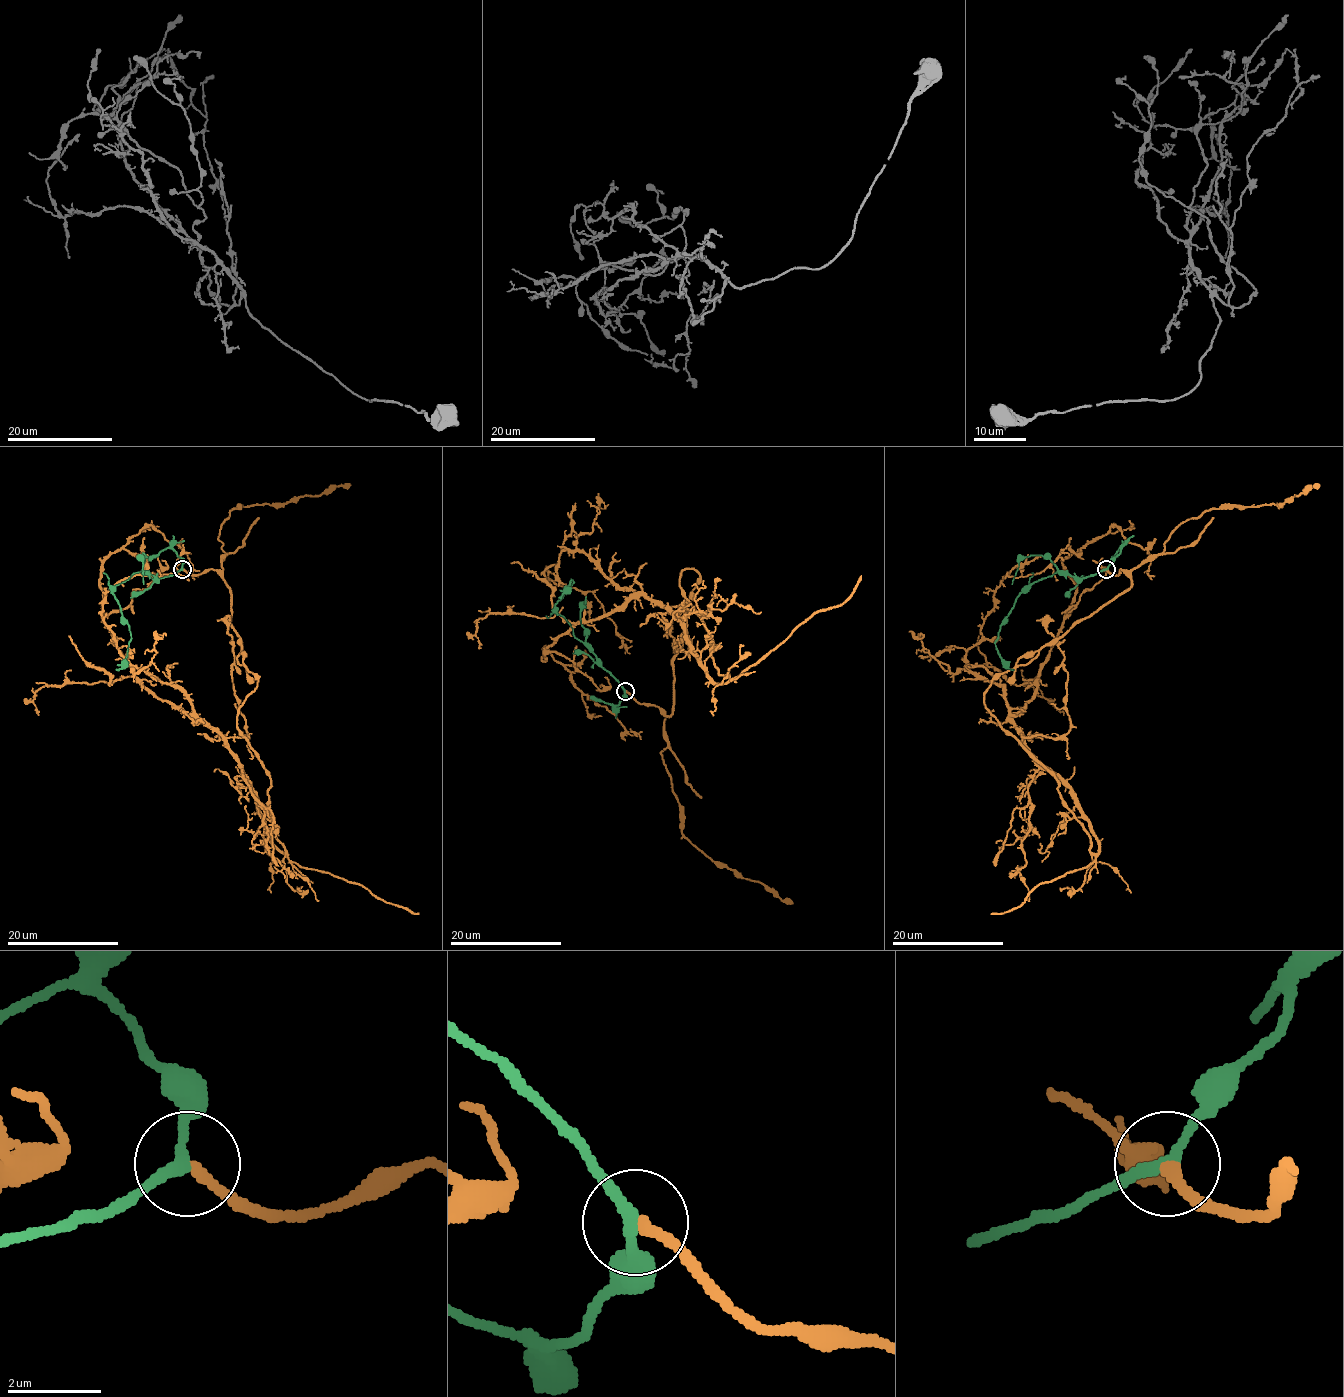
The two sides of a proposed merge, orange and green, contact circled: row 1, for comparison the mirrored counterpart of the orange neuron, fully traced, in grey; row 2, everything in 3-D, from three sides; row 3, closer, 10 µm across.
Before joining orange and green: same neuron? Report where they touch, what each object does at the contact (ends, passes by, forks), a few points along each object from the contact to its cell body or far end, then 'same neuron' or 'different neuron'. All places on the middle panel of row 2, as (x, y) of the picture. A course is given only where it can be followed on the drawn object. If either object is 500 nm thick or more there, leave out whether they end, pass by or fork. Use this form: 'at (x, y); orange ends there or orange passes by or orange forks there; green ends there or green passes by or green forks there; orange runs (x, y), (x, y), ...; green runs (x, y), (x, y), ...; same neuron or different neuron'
at (625, 691); orange ends there; green passes by; orange runs (625, 691), (671, 713), (692, 569), (681, 594), (724, 683), (643, 595), (542, 655), (641, 739); green runs (625, 691), (574, 636), (572, 627), (557, 610), (556, 603), (574, 583), (571, 580), (558, 598); same neuron

